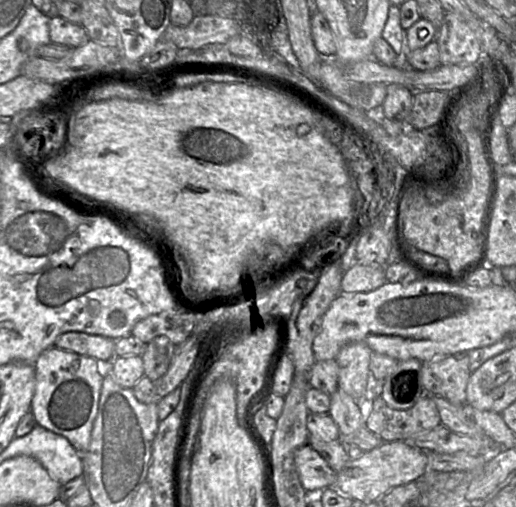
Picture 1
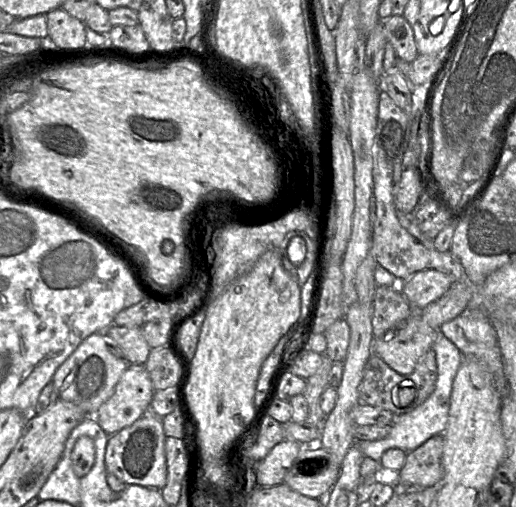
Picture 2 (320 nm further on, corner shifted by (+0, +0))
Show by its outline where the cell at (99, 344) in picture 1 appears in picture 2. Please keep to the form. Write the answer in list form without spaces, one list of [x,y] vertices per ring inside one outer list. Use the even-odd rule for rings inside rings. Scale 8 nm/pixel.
[[[112,325],[104,333],[118,343],[128,364],[145,365],[151,348],[142,335],[141,327]]]

